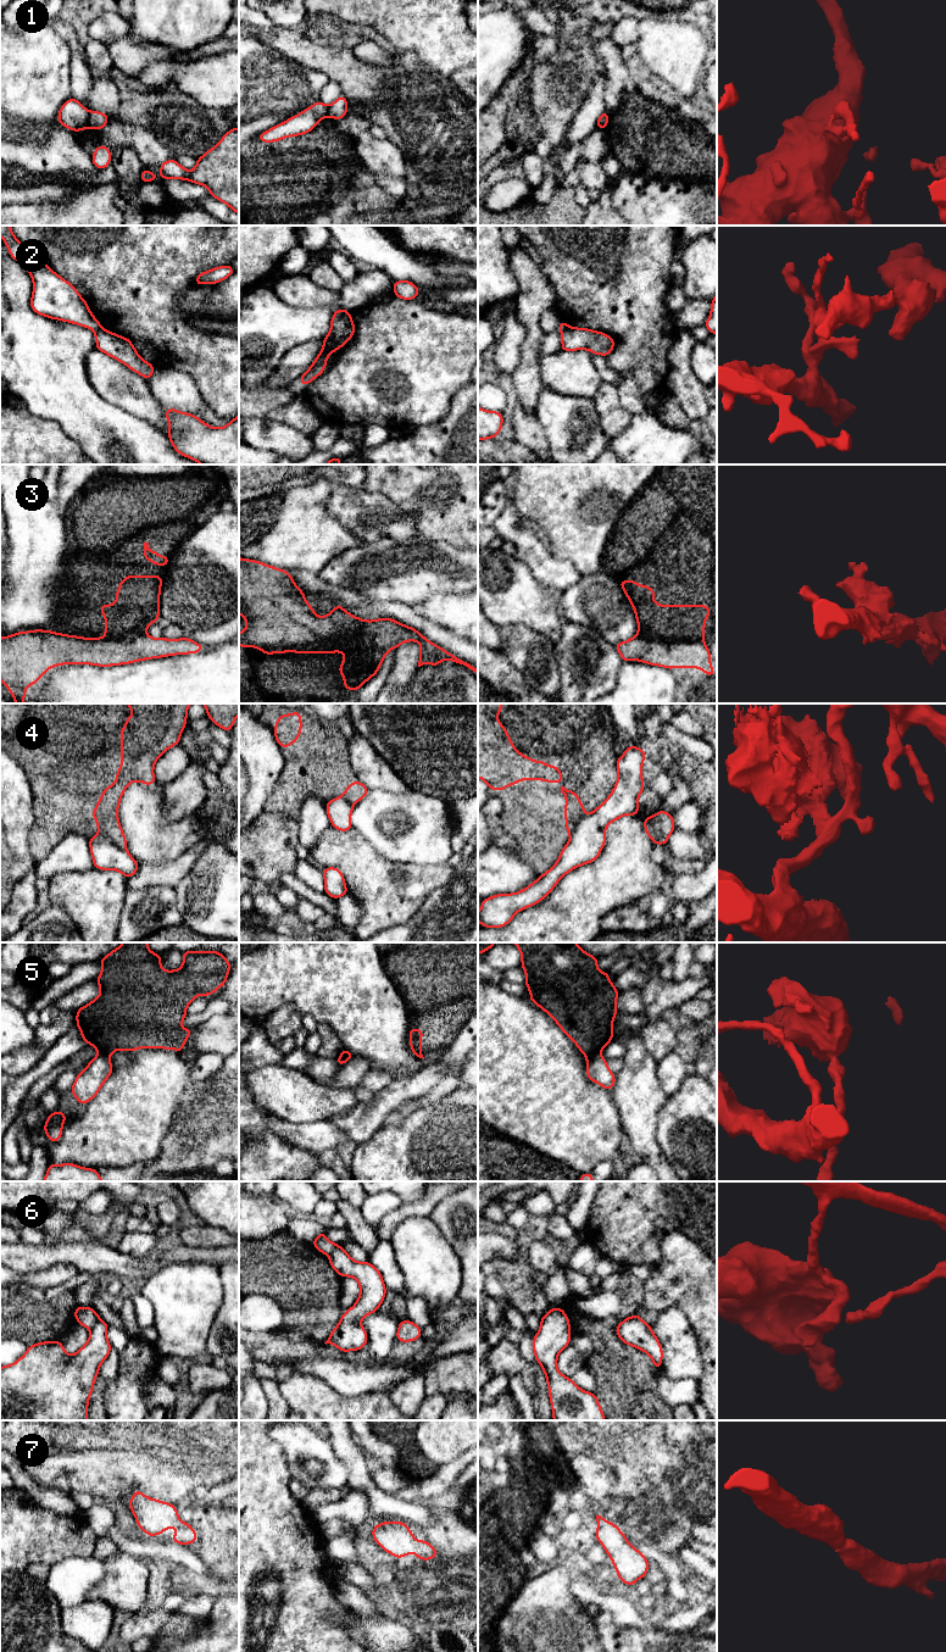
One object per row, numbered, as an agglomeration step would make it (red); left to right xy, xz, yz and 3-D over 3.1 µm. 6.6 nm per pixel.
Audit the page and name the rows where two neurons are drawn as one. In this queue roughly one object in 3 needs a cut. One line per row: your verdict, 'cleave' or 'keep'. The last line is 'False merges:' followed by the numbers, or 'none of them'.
1: cleave
2: cleave
3: cleave
4: cleave
5: cleave
6: cleave
7: keep
False merges: 1, 2, 3, 4, 5, 6

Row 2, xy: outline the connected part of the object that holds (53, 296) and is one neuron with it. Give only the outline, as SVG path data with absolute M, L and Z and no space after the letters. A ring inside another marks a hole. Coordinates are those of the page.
M0 226L0 235L10 256L20 262L32 277L30 307L35 313L85 327L93 332L102 329L78 290L48 265L40 262L29 249L16 239L10 226Z

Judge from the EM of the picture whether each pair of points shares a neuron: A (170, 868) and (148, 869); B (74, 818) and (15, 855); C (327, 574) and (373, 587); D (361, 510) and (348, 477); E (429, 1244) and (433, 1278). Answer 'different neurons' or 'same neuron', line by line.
A: same neuron
B: different neurons
C: same neuron
D: different neurons
E: same neuron

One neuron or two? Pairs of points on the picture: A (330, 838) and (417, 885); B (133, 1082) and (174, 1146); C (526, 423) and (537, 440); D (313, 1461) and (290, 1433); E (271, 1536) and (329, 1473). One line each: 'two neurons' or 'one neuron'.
A: one neuron
B: two neurons
C: one neuron
D: one neuron
E: two neurons

